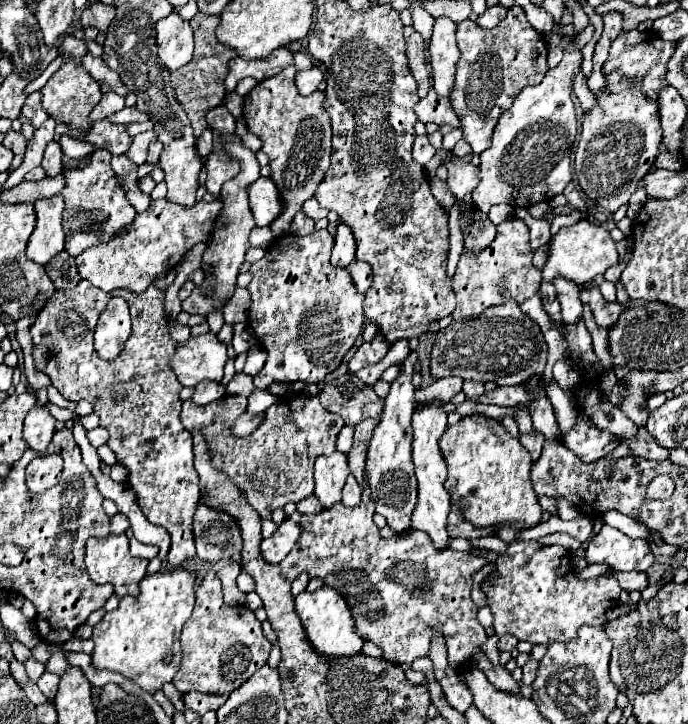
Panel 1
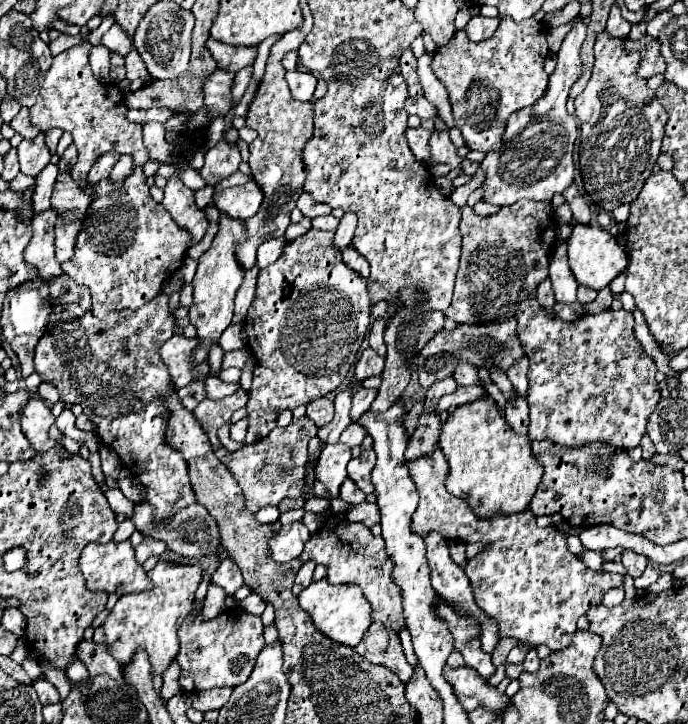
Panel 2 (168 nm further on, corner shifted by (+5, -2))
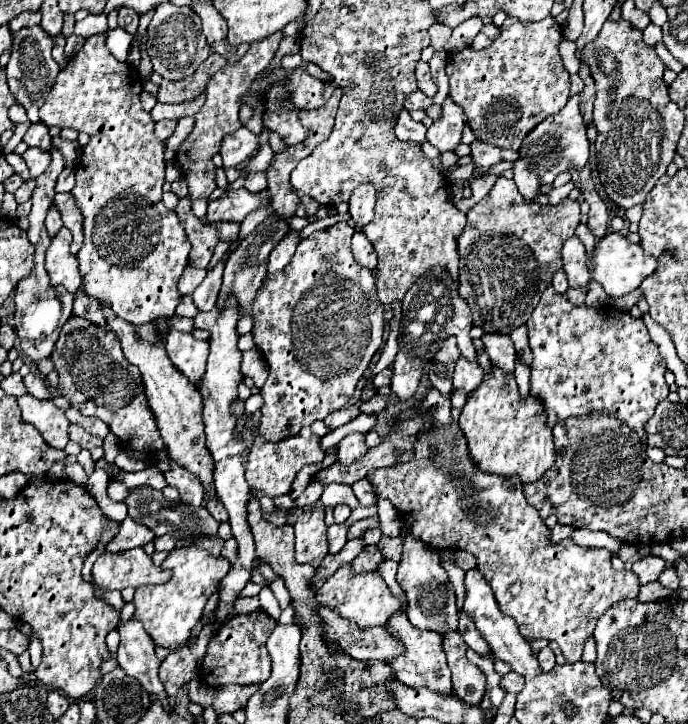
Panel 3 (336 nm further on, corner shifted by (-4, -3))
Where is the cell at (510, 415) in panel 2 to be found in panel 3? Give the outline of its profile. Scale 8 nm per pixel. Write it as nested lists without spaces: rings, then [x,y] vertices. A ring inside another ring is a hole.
[[[516,359],[514,375],[516,375],[516,381],[518,381],[518,387],[520,387],[522,397],[526,397],[530,393],[530,367],[526,363],[522,363],[520,359]]]

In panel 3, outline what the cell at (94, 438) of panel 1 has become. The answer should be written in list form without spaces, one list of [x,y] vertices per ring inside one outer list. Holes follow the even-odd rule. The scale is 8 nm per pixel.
[[[71,424],[68,432],[70,440],[79,443],[80,446],[85,449],[87,449],[86,446],[92,438],[101,439],[99,437],[88,434],[80,425],[77,424]]]

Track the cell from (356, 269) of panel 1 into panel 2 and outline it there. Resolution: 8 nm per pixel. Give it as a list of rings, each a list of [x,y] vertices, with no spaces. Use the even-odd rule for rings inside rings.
[[[349,246],[349,248],[343,252],[343,262],[345,262],[351,270],[355,270],[361,278],[367,278],[367,276],[369,276],[369,264],[367,264],[367,260],[365,260],[361,254],[357,254],[353,246]]]

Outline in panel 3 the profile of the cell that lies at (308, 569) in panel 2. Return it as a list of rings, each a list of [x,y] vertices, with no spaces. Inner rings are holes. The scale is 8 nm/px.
[[[332,525],[328,529],[328,547],[330,547],[328,553],[336,555],[344,547],[344,543],[346,543],[346,531],[348,531],[346,525]]]

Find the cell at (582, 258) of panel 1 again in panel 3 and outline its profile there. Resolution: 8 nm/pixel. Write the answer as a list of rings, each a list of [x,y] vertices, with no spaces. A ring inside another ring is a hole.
[[[608,233],[604,239],[600,239],[596,243],[596,251],[594,251],[592,263],[594,263],[592,279],[598,281],[610,297],[622,297],[622,295],[630,293],[630,291],[638,289],[642,279],[650,277],[656,271],[656,267],[658,267],[654,257],[644,255],[642,247],[630,243],[622,233]]]

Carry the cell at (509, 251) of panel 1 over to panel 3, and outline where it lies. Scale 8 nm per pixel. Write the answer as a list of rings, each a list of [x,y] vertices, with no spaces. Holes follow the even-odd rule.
[[[498,177],[492,191],[476,203],[468,213],[466,227],[458,237],[458,255],[460,255],[460,295],[468,301],[474,325],[482,327],[486,333],[510,333],[524,325],[534,307],[540,301],[542,291],[552,283],[554,273],[562,267],[560,249],[568,237],[574,235],[580,223],[578,201],[564,199],[560,205],[540,205],[526,203],[516,191],[512,179]]]

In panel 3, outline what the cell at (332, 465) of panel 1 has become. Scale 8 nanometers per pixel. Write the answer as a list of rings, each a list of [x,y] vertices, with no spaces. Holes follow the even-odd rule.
[[[350,433],[350,435],[346,435],[338,443],[338,461],[344,463],[344,465],[350,465],[350,463],[362,459],[362,455],[366,455],[366,451],[368,451],[364,439],[366,439],[364,433]]]

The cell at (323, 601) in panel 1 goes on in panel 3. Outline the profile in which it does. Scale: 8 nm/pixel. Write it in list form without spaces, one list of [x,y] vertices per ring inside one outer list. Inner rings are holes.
[[[350,563],[342,565],[318,591],[316,601],[324,607],[330,607],[332,611],[340,613],[342,617],[354,621],[362,629],[370,629],[376,625],[384,625],[386,619],[402,607],[402,601],[390,593],[384,579],[378,571],[372,573],[352,573]]]

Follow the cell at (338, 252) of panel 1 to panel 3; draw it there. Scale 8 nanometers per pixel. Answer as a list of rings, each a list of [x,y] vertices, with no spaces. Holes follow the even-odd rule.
[[[362,183],[354,189],[348,205],[350,205],[350,215],[356,221],[356,229],[362,229],[372,221],[374,203],[376,203],[376,191],[372,183]]]

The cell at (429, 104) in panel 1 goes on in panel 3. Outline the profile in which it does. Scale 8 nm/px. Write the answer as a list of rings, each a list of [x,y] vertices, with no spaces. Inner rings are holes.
[[[416,89],[414,93],[410,93],[410,95],[406,97],[404,109],[414,111],[414,109],[426,109],[426,107],[430,107],[430,105],[432,105],[432,99],[430,99],[430,97],[426,97],[420,89]]]

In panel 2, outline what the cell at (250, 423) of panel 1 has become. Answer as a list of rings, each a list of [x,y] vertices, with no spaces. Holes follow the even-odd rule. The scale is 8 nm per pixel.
[[[311,228],[307,234],[289,242],[283,248],[283,254],[271,266],[259,272],[257,292],[243,324],[247,346],[253,352],[257,364],[253,372],[249,402],[245,406],[249,418],[245,444],[265,438],[269,430],[277,426],[275,420],[279,410],[293,410],[295,406],[325,396],[343,384],[367,334],[369,316],[367,280],[363,280],[359,274],[353,274],[353,270],[343,264],[339,250],[333,248],[333,232]]]

